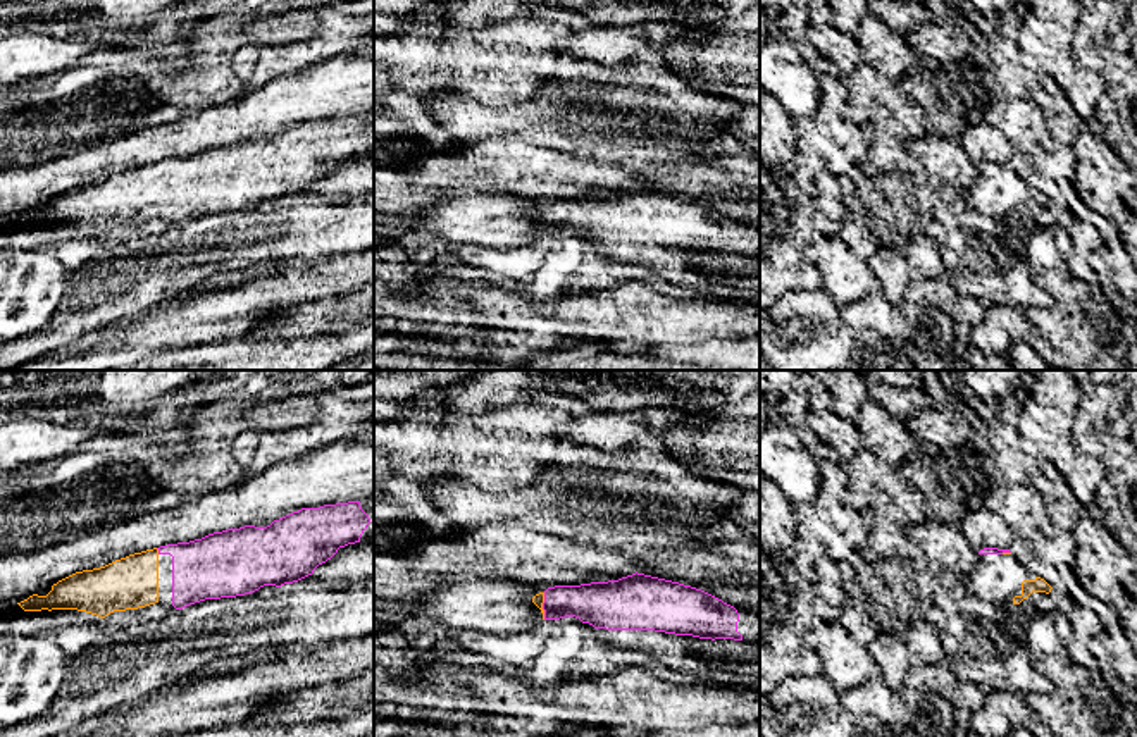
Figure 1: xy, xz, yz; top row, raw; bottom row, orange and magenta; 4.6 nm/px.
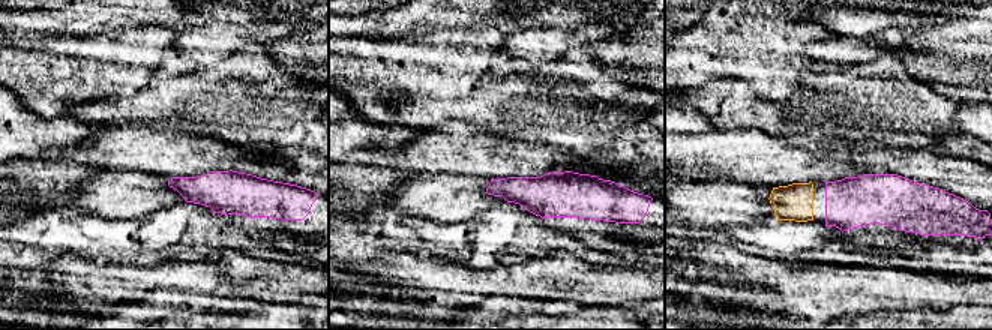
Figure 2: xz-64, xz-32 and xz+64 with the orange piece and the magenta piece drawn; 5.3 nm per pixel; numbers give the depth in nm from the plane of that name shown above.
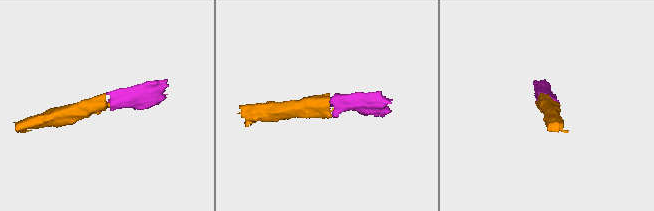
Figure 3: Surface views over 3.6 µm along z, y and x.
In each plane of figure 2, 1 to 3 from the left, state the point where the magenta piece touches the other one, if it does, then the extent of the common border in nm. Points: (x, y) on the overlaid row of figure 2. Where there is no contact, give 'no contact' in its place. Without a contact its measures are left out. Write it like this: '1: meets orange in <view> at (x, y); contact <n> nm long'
1: no contact
2: no contact
3: no contact

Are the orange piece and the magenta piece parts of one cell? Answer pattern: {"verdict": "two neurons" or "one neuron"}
{"verdict": "one neuron"}

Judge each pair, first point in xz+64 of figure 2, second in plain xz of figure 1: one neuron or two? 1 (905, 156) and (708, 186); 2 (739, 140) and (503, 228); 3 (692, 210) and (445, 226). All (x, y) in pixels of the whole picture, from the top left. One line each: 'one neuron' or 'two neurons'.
1: one neuron
2: two neurons
3: one neuron

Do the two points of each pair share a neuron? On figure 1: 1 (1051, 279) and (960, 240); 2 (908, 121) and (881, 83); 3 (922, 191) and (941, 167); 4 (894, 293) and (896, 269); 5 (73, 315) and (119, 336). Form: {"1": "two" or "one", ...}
{"1": "two", "2": "one", "3": "two", "4": "one", "5": "two"}

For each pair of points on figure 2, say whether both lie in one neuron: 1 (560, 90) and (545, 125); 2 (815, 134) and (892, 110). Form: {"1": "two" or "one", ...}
{"1": "one", "2": "one"}

